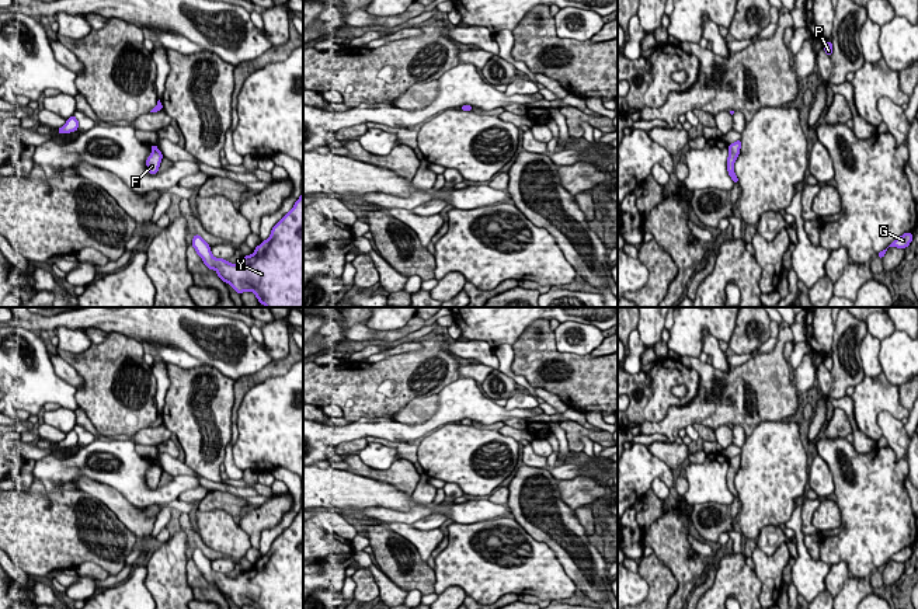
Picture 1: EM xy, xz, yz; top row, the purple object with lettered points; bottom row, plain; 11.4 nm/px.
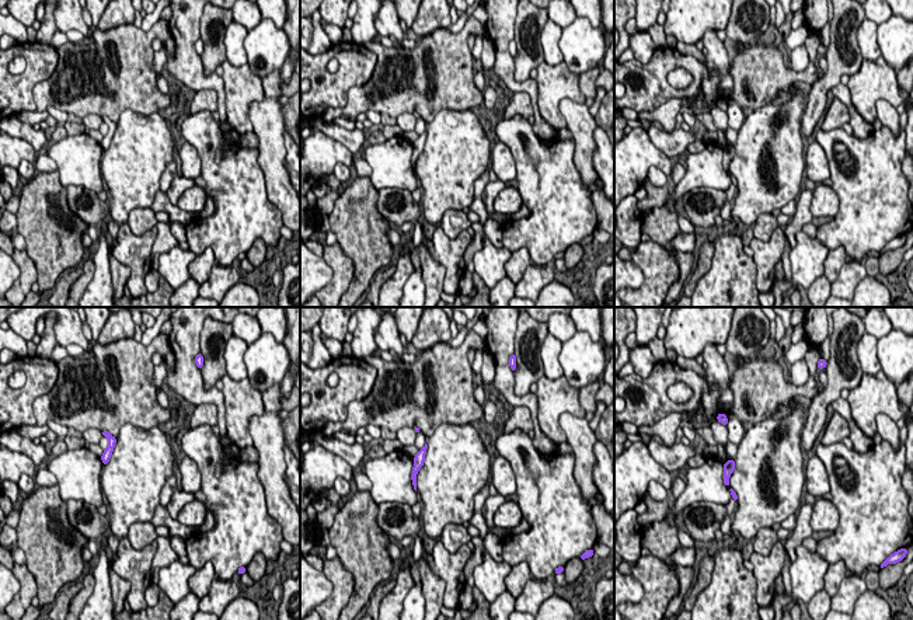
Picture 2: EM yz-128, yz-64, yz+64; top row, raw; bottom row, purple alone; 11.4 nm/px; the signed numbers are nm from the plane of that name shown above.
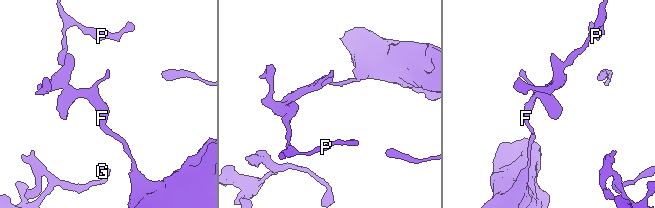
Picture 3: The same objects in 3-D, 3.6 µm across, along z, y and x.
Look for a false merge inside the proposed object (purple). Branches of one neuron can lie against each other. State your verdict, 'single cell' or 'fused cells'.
single cell

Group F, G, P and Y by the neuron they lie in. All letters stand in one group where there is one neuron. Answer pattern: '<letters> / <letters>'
F G P Y

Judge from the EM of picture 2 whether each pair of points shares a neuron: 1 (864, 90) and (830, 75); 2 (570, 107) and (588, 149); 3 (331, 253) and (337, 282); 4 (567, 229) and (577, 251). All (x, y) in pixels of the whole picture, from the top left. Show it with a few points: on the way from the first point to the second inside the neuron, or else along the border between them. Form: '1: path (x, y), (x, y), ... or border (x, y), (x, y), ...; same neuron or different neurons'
1: border (864, 59), (860, 68), (850, 76); different neurons
2: path (578, 117), (584, 139); same neuron
3: path (337, 260), (338, 275); same neuron
4: border (578, 243), (571, 243), (563, 251); different neurons

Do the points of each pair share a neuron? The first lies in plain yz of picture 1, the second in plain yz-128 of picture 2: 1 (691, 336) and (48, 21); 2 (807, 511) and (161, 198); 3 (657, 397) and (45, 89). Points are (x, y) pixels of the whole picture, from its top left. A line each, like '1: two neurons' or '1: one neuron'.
1: one neuron
2: two neurons
3: two neurons

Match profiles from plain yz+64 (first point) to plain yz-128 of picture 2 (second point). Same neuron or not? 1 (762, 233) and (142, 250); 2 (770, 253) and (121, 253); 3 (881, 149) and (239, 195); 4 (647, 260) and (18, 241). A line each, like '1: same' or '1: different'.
1: different
2: same
3: same
4: different

